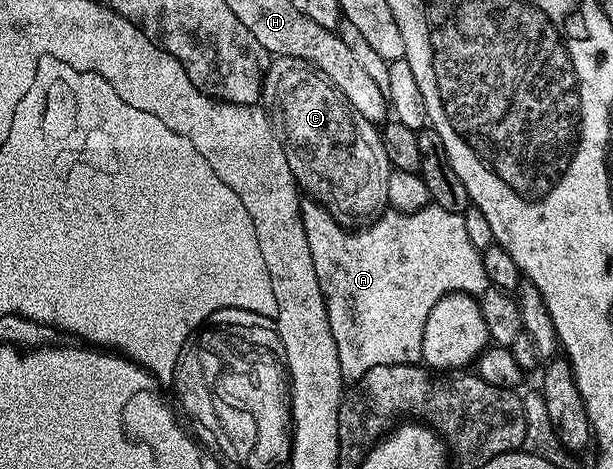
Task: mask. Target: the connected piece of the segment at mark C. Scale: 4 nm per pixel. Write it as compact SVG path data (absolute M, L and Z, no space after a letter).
M274 57L265 71L263 102L269 120L281 139L281 146L287 152L287 164L291 164L298 187L312 201L318 202L339 225L364 228L389 206L388 176L391 167L383 148L380 129L359 116L359 112L355 112L353 105L329 83L320 70L298 58Z

